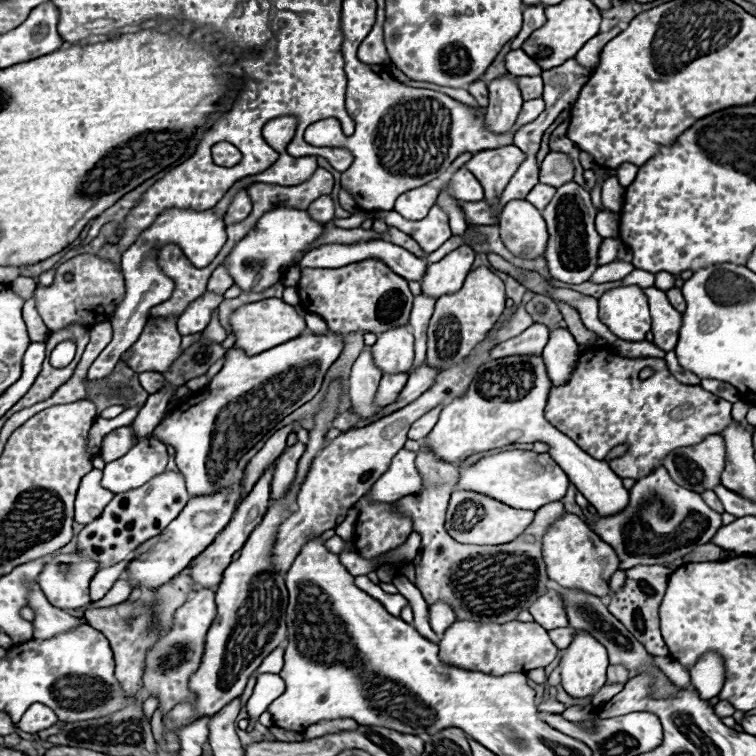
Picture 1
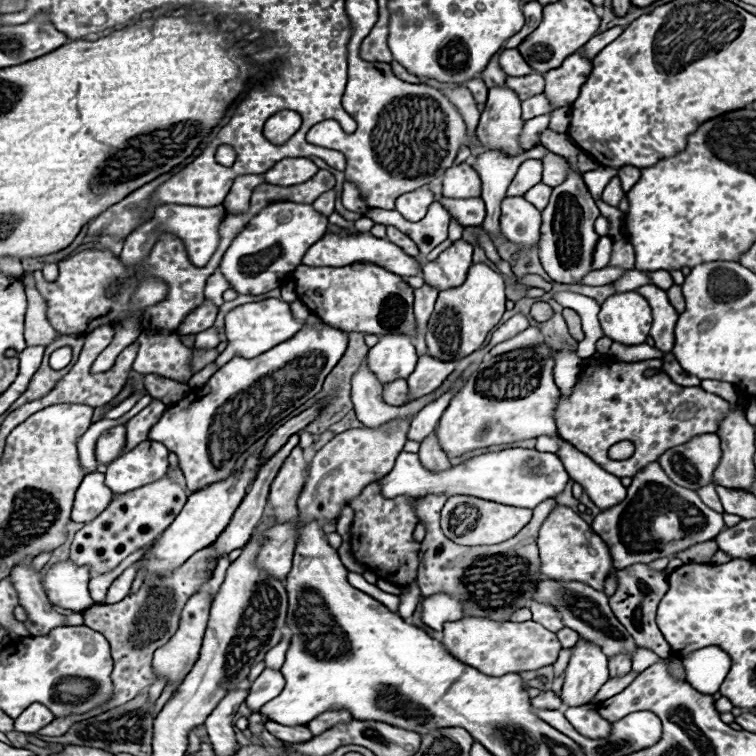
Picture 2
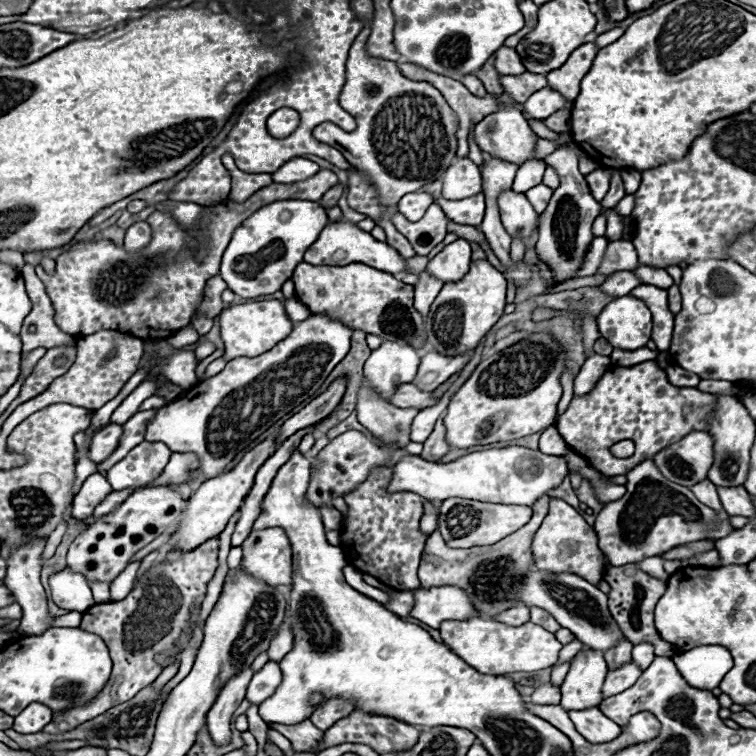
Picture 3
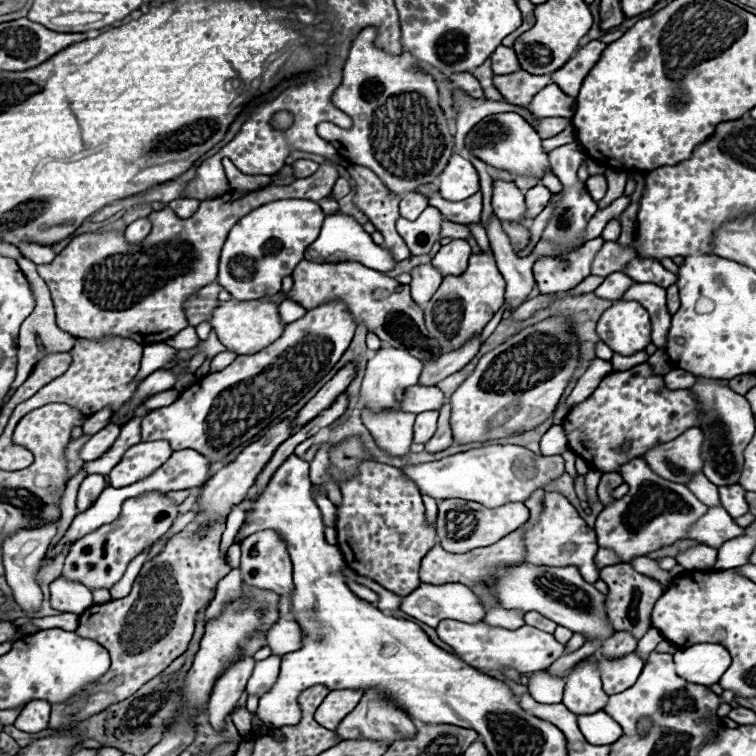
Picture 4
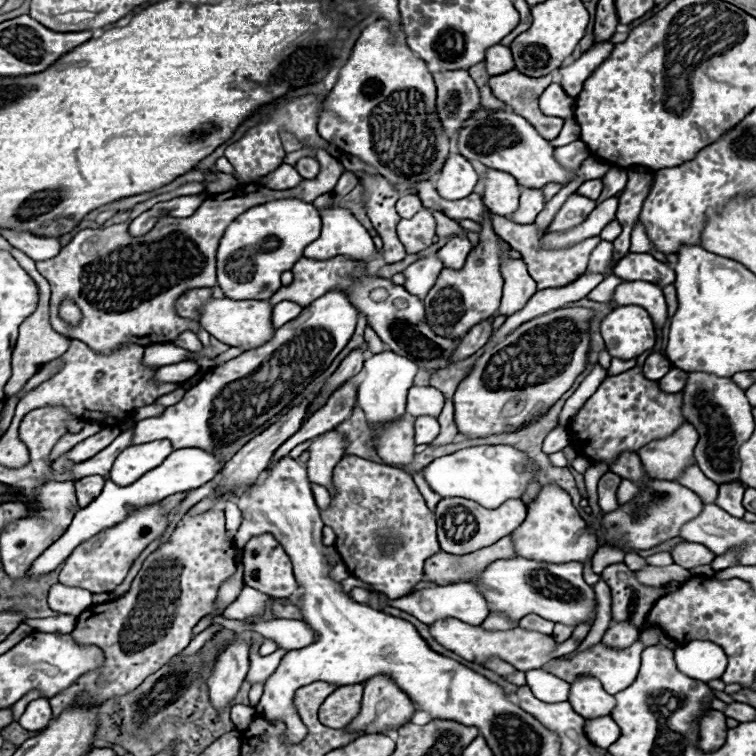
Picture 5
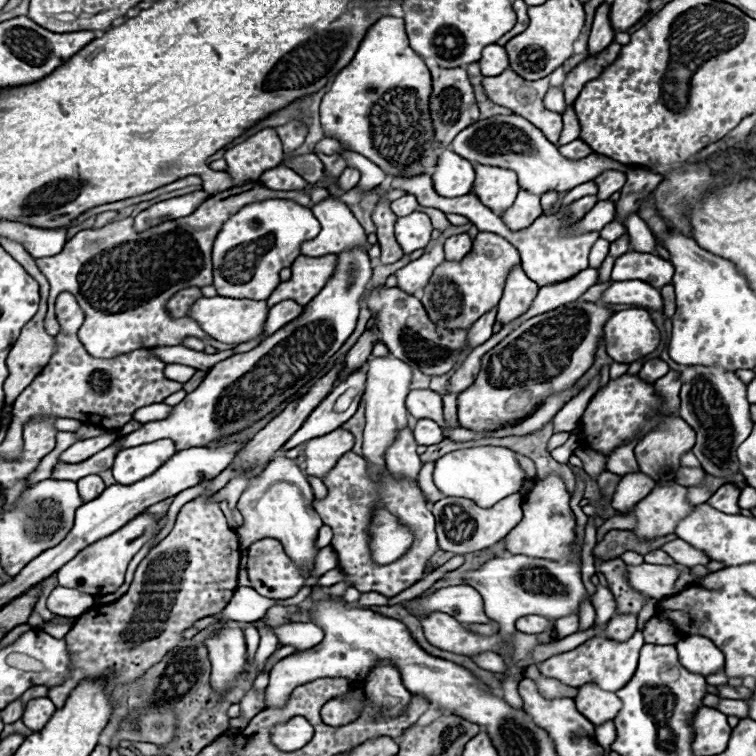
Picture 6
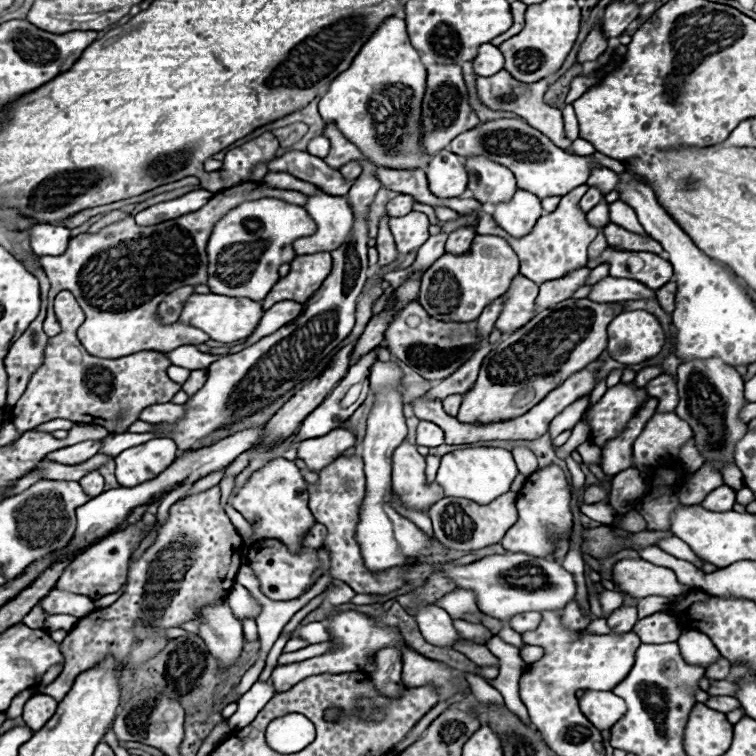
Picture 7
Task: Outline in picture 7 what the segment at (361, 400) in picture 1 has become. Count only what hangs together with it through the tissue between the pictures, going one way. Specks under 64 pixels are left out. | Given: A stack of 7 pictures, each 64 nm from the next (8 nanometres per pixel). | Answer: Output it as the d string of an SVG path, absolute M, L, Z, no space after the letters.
M402 442L394 450L394 454L392 454L392 490L394 490L394 494L400 498L400 502L406 508L416 508L416 510L428 512L430 506L436 504L444 496L444 492L440 492L440 484L426 482L424 470L426 470L426 458L416 452L416 446Z

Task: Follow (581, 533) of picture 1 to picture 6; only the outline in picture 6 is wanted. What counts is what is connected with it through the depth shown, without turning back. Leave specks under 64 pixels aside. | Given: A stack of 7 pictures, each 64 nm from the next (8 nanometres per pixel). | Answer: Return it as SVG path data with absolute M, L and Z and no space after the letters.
M548 474L542 480L536 480L532 490L522 498L522 520L508 532L504 538L506 548L510 554L524 554L532 558L544 558L544 560L568 560L570 558L570 546L574 542L574 514L568 506L570 492L564 486L564 480L560 474Z

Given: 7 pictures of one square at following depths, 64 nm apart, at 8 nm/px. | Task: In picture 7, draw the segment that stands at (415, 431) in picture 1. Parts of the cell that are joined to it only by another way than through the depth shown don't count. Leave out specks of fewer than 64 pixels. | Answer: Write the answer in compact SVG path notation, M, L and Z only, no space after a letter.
M422 420L418 424L418 436L416 436L416 444L418 446L428 446L428 448L436 448L440 444L444 444L444 432L432 424L432 422L426 422Z

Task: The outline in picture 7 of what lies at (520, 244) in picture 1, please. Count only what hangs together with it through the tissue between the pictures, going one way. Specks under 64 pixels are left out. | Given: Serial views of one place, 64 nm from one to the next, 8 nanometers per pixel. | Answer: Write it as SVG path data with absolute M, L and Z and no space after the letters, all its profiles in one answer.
M462 158L468 168L468 190L478 202L506 202L516 192L514 174L488 158Z

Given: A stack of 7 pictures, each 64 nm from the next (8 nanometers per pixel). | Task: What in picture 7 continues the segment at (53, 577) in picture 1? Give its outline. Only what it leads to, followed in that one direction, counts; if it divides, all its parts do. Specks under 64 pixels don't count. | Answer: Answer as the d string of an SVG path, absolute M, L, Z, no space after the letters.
M50 590L42 598L42 608L46 614L70 614L70 616L86 616L88 612L94 612L96 606L88 596L82 594L72 594L72 592L62 592L62 590Z

